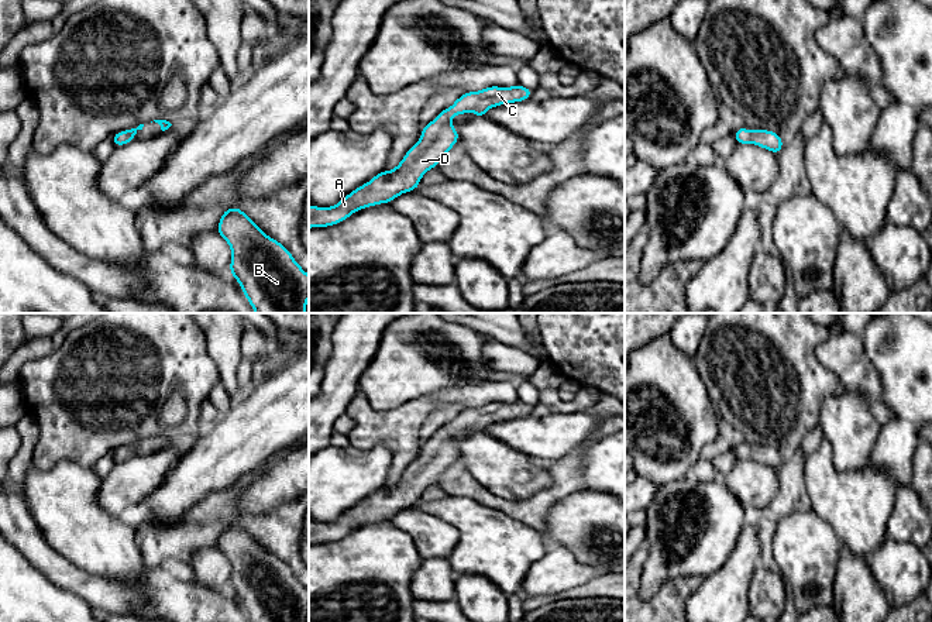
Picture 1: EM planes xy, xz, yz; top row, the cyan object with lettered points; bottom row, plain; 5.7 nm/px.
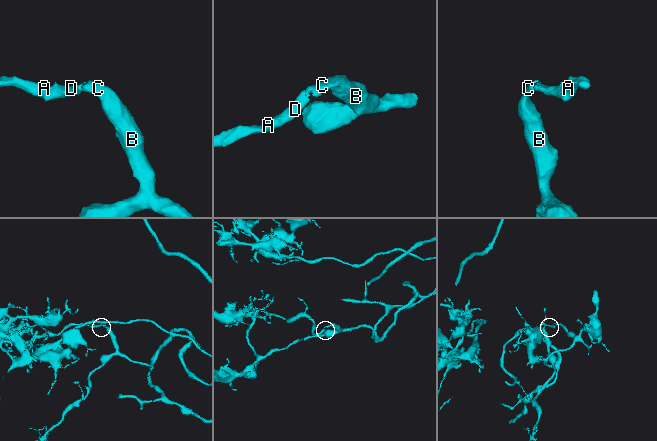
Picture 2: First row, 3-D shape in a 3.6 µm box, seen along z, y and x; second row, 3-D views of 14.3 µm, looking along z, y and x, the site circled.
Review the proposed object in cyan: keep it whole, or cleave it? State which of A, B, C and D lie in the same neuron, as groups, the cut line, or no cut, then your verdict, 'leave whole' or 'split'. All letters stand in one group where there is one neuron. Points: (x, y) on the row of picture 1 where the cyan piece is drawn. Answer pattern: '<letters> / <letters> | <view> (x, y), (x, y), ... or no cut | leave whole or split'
A B C D | no cut | leave whole

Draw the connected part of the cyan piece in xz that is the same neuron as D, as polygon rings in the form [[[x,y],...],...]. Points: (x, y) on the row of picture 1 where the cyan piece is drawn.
[[[517,83],[512,87],[489,86],[464,93],[422,128],[420,140],[407,150],[395,169],[379,172],[331,207],[309,205],[309,228],[334,226],[361,209],[391,203],[402,193],[416,190],[422,176],[436,168],[460,141],[457,128],[448,123],[453,117],[470,110],[475,117],[485,117],[489,109],[527,100],[533,92]]]

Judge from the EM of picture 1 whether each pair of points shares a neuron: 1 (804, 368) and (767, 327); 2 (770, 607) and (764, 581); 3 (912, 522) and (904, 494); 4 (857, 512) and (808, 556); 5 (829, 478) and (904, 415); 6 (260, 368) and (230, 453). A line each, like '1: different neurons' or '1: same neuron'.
1: same neuron
2: same neuron
3: same neuron
4: different neurons
5: different neurons
6: different neurons

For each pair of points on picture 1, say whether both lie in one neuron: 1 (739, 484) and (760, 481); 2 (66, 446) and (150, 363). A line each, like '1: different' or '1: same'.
1: same
2: same

